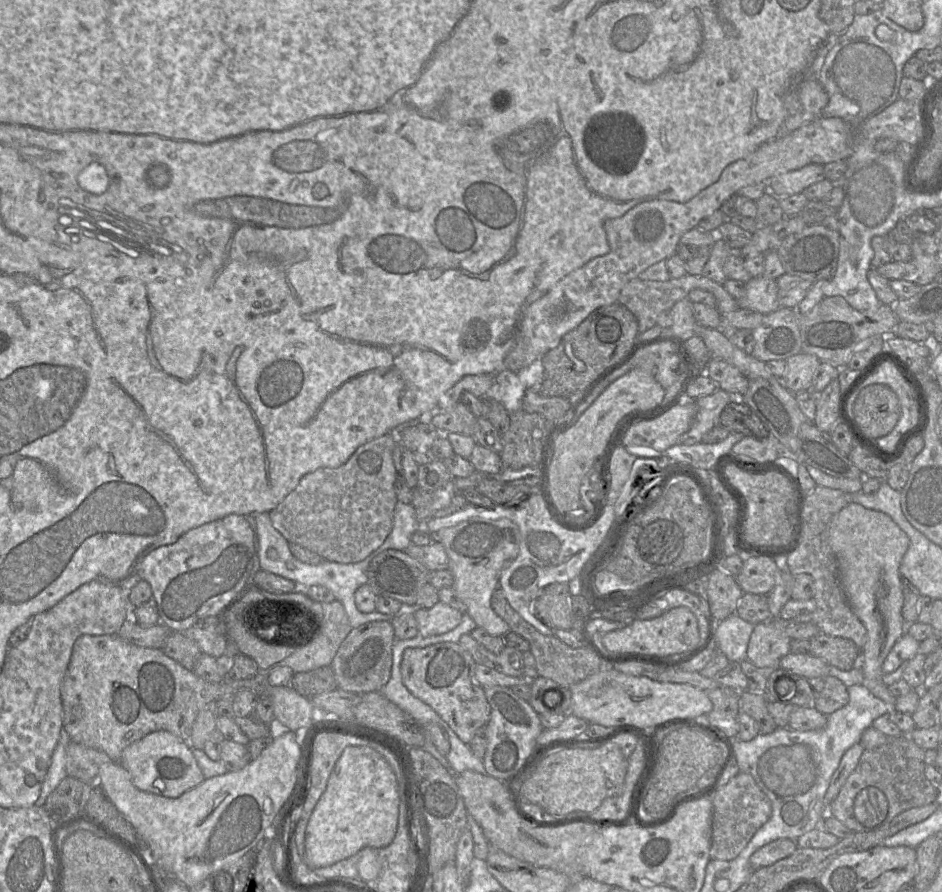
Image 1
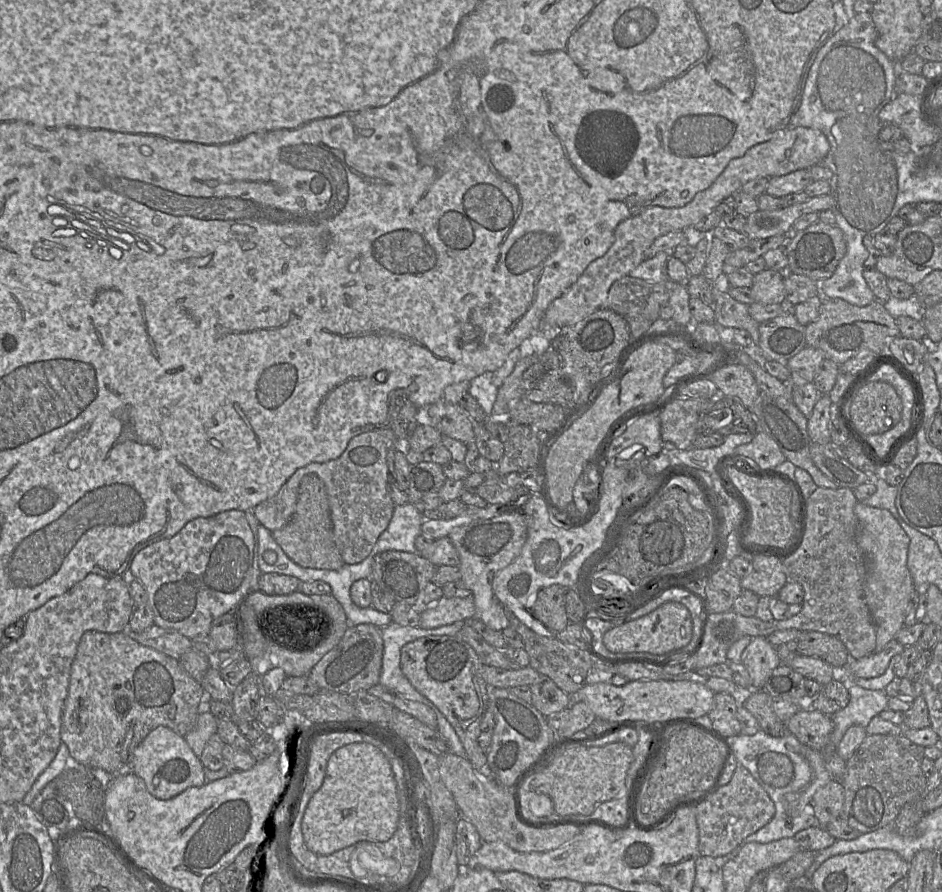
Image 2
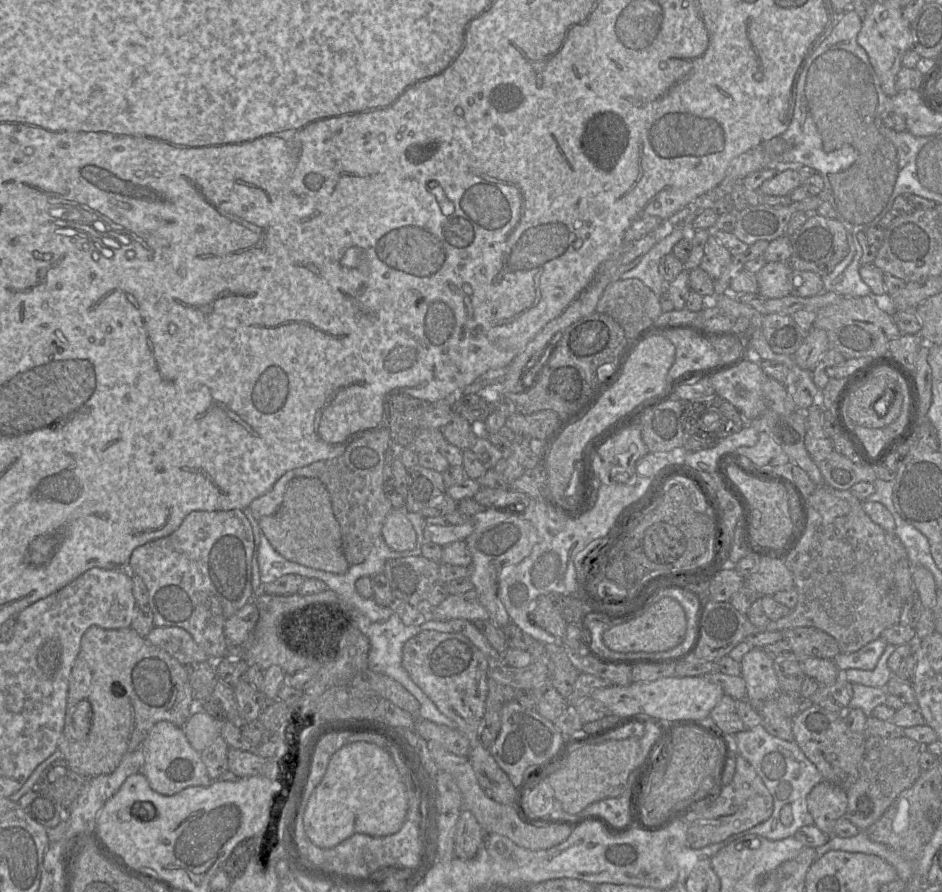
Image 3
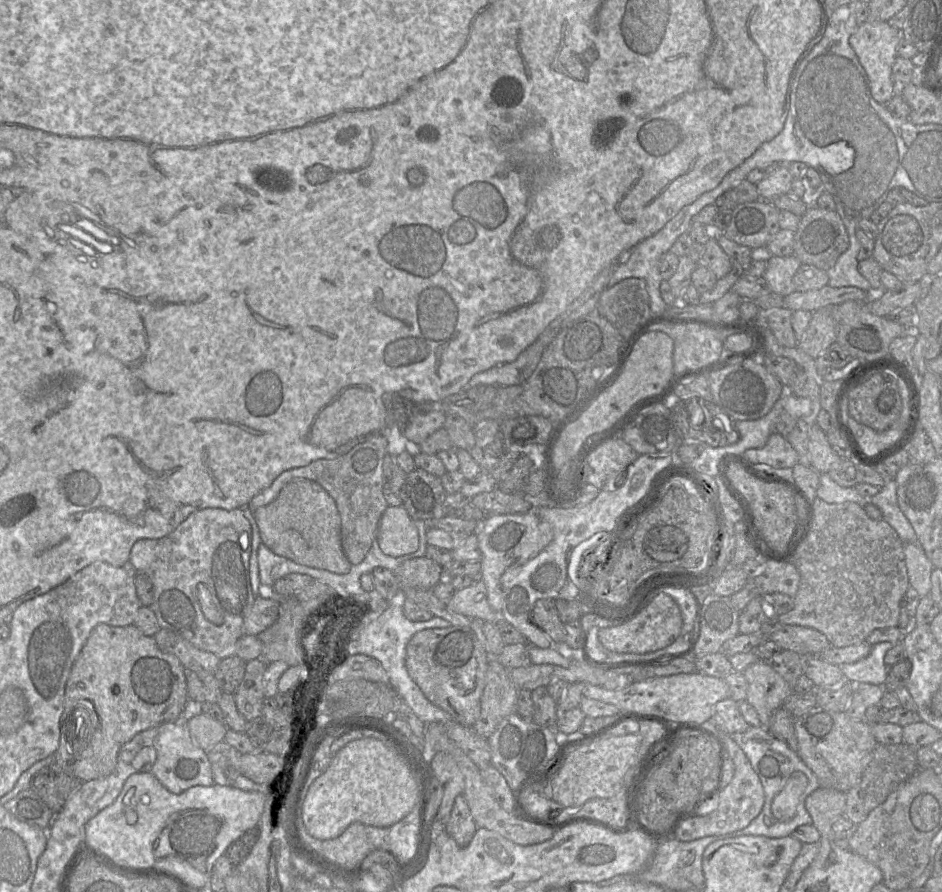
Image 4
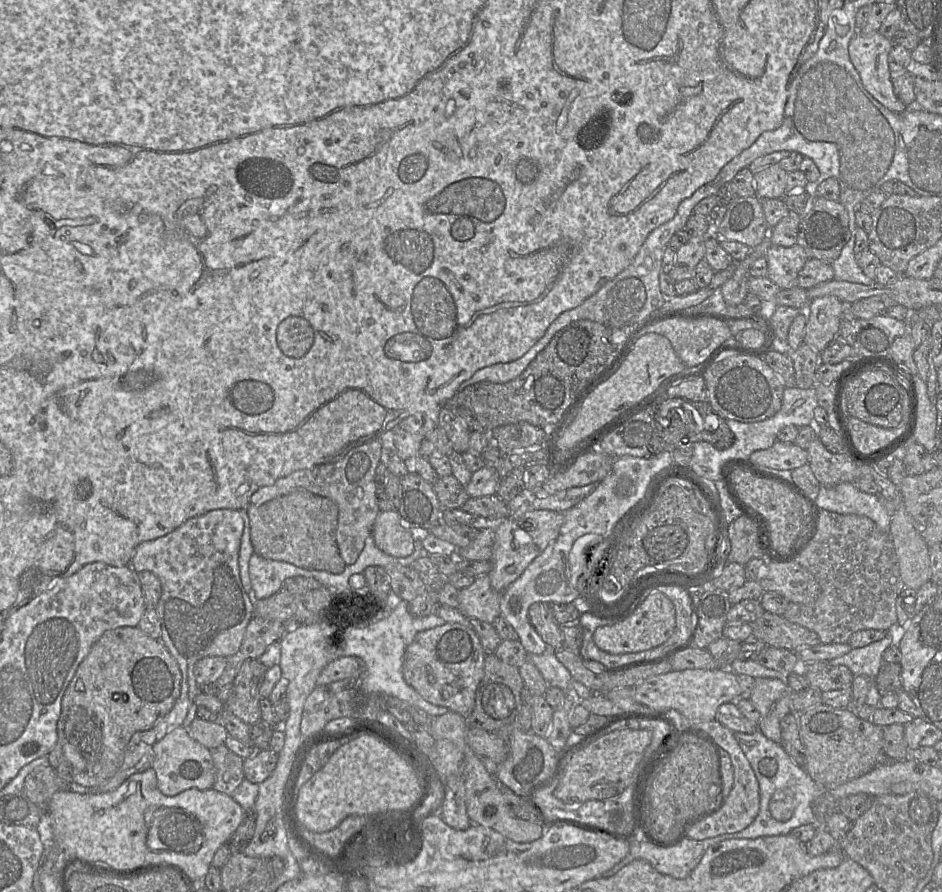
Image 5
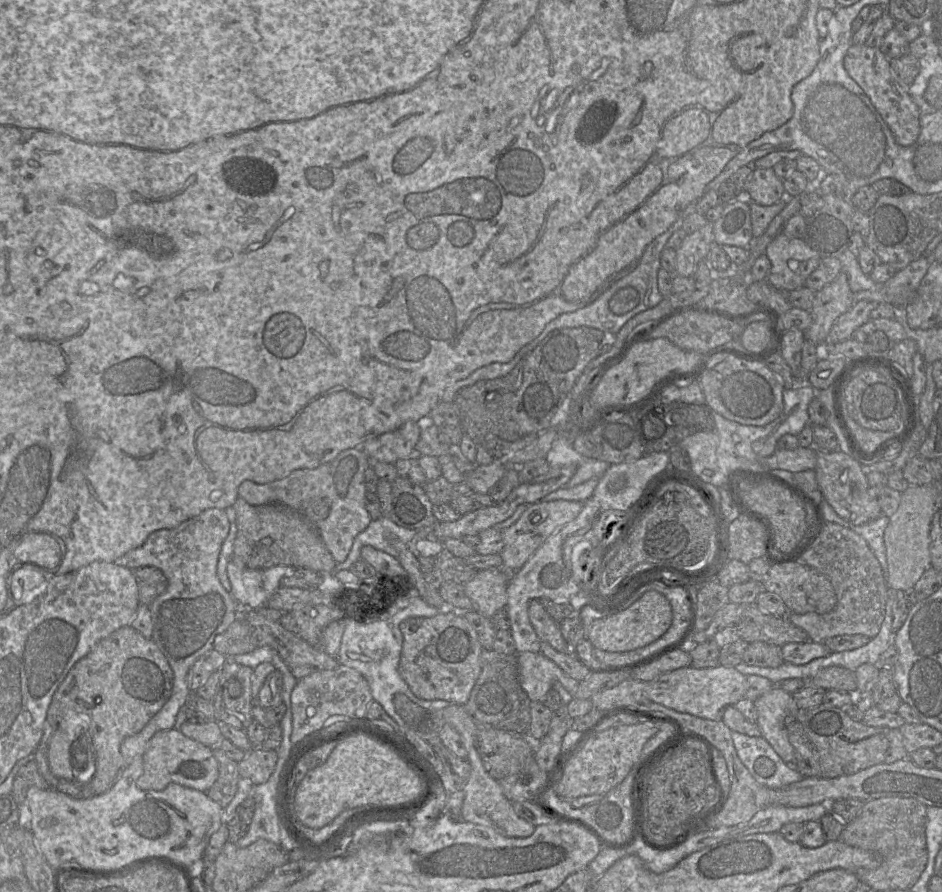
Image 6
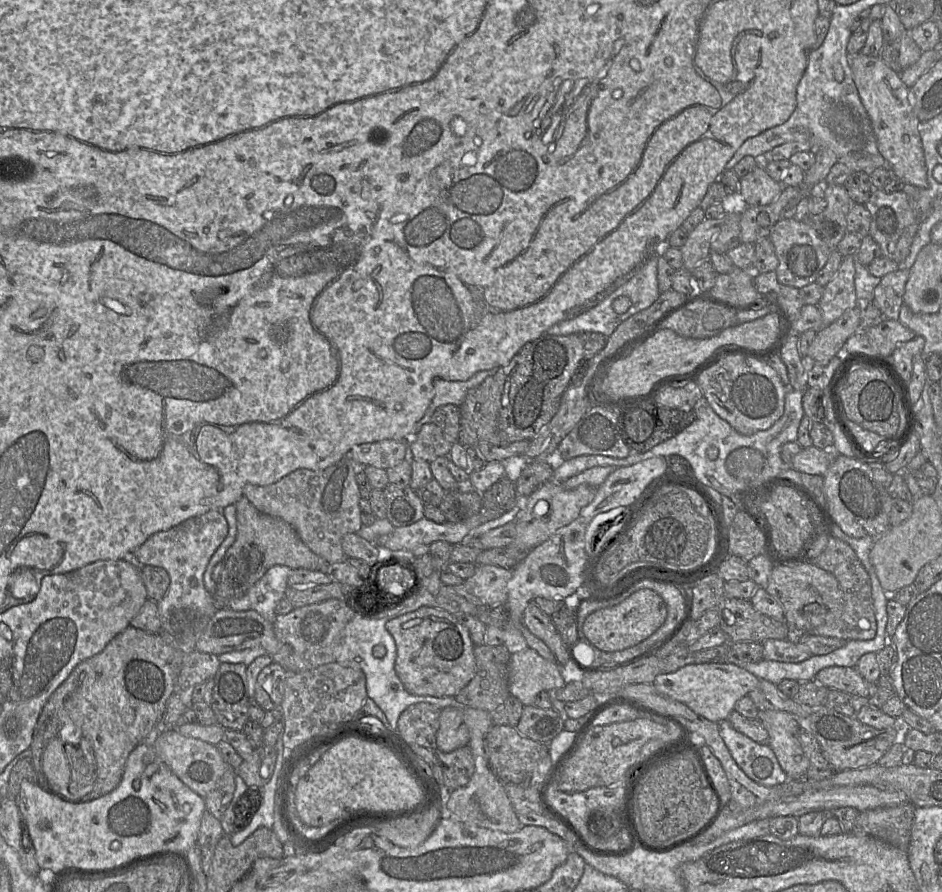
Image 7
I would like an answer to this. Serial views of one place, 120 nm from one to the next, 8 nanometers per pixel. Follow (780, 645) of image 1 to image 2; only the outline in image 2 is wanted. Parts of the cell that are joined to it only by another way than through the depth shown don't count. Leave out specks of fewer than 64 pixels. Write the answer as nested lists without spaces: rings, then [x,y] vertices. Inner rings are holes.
[[[763,636],[752,638],[741,661],[749,672],[752,689],[762,689],[772,671],[781,664],[776,647]]]

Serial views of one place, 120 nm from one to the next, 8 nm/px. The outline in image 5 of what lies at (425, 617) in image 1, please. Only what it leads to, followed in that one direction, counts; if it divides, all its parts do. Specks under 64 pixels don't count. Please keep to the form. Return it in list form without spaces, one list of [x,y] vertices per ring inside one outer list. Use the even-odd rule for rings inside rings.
[[[481,575],[470,586],[459,590],[458,609],[467,619],[493,624],[500,616],[500,596],[492,588],[488,575]]]

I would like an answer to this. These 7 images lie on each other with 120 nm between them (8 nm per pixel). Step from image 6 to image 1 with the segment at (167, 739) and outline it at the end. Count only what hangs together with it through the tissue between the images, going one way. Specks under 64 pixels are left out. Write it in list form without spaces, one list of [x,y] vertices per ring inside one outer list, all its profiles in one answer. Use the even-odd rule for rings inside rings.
[[[164,730],[152,732],[127,746],[122,751],[119,762],[131,775],[136,788],[169,798],[181,796],[205,779],[192,753],[189,740],[184,741]]]

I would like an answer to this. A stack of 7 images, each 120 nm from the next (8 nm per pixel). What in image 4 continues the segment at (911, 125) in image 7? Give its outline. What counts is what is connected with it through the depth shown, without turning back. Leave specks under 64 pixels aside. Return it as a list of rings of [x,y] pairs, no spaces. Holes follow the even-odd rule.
[[[866,21],[849,38],[850,46],[867,73],[871,94],[881,105],[887,104],[898,91],[893,80],[892,66],[898,56],[898,44],[902,38],[902,31],[891,27],[886,21]]]

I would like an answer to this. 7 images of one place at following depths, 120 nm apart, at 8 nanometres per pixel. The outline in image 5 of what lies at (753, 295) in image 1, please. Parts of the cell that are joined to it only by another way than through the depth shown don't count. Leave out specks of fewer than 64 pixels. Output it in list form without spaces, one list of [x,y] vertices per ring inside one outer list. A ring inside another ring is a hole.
[[[771,245],[765,252],[768,264],[767,277],[780,289],[798,286],[798,274],[809,259],[803,247]]]

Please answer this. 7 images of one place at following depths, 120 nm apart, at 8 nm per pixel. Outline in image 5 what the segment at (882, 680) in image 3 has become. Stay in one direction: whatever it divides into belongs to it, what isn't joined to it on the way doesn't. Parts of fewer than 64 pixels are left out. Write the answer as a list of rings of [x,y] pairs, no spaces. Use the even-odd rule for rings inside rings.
[[[896,622],[890,627],[883,639],[861,648],[853,648],[845,655],[821,662],[827,662],[832,666],[846,666],[854,676],[863,675],[874,681],[883,663],[883,652],[892,644],[897,644],[895,632],[898,632],[899,641],[905,630],[906,625],[902,627]]]

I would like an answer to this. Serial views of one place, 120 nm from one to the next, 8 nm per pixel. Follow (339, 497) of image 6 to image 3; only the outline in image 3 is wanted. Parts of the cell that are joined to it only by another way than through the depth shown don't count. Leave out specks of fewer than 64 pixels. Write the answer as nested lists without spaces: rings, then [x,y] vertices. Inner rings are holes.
[[[379,429],[350,443],[344,453],[336,458],[320,460],[307,466],[295,468],[284,473],[264,495],[254,499],[249,509],[257,520],[275,514],[280,508],[288,483],[295,477],[318,478],[327,488],[334,516],[337,519],[342,538],[342,550],[349,565],[362,563],[370,553],[375,541],[381,535],[384,521],[392,510],[392,505],[384,493],[384,463],[385,453],[391,446],[388,429]]]

